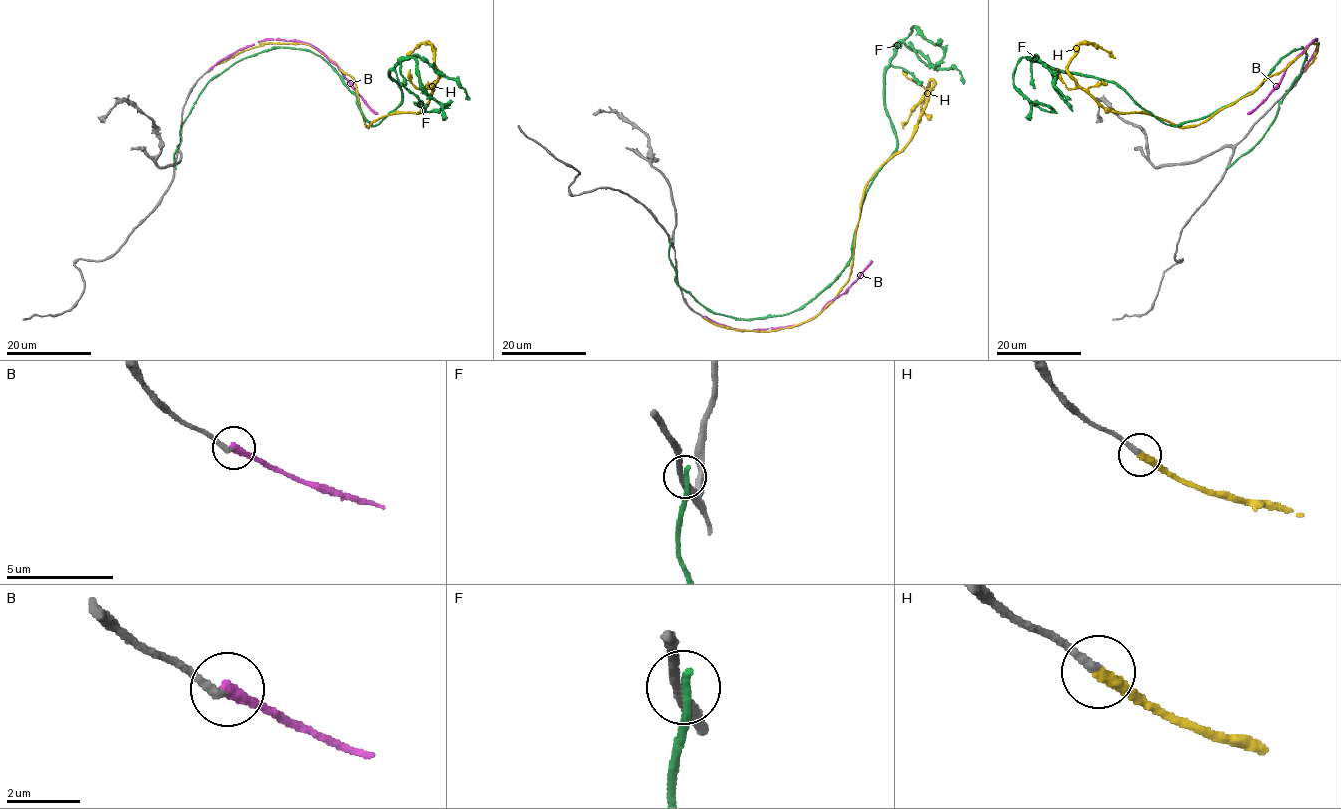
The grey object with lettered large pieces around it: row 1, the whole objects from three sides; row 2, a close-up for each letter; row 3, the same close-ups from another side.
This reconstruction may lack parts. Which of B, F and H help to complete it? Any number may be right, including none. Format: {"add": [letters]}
{"add": ["H"]}

